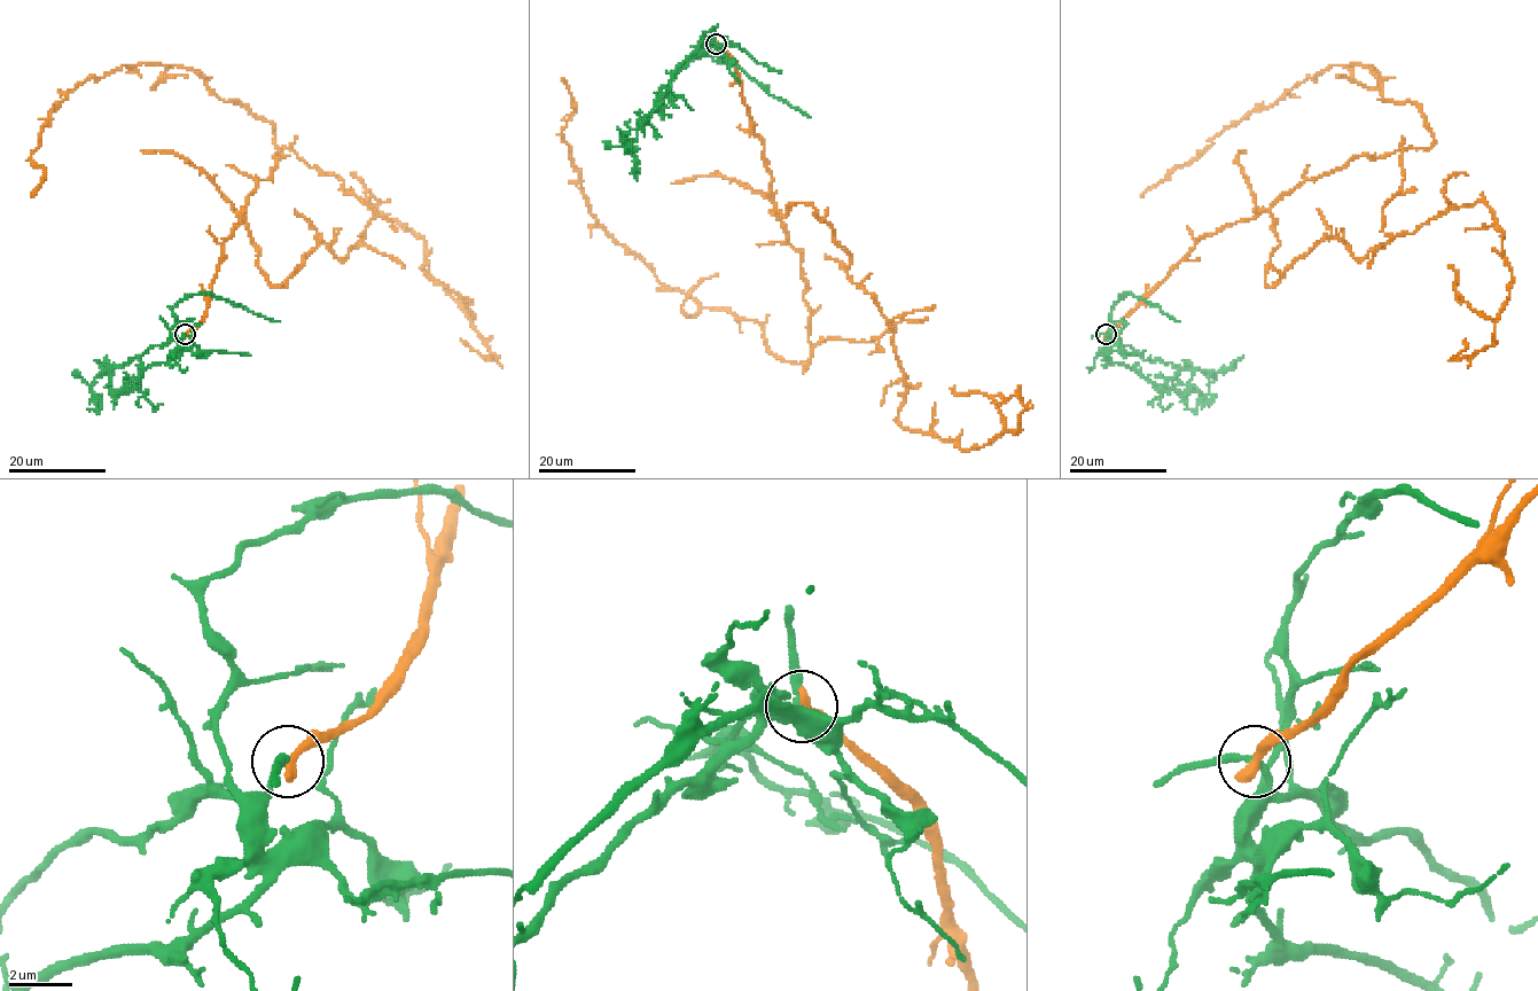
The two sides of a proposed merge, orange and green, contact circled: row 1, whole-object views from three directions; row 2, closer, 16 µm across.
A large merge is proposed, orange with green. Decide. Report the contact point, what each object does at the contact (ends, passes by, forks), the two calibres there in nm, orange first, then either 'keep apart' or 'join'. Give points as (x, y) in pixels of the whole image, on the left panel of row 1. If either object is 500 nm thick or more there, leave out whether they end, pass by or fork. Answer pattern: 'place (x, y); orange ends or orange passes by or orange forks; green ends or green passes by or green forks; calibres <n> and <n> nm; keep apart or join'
place (185, 334); orange ends; green passes by; calibres 400 and 240 nm; keep apart

